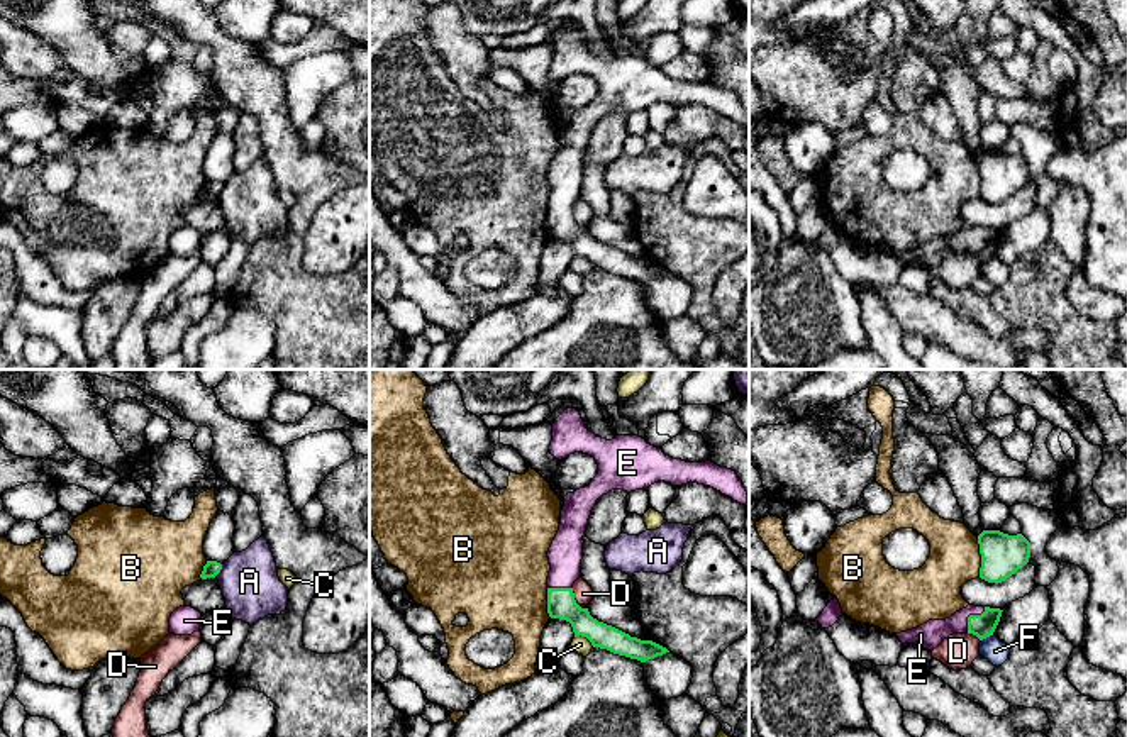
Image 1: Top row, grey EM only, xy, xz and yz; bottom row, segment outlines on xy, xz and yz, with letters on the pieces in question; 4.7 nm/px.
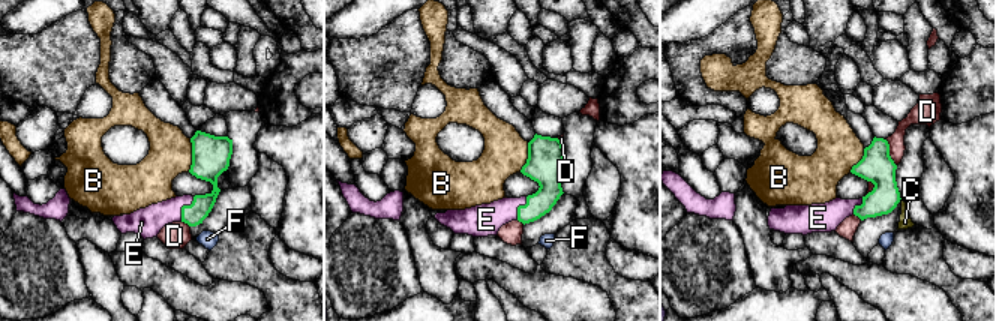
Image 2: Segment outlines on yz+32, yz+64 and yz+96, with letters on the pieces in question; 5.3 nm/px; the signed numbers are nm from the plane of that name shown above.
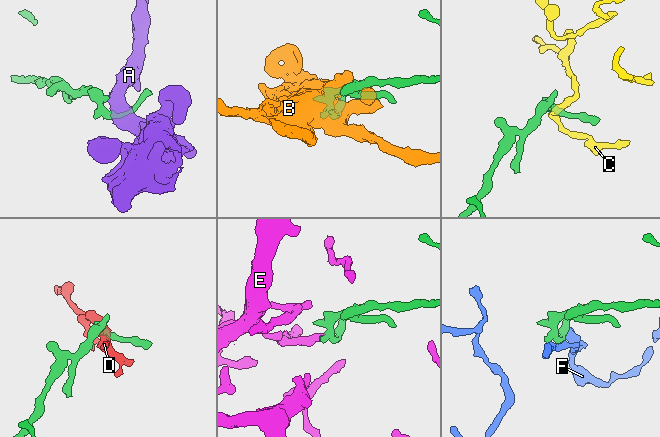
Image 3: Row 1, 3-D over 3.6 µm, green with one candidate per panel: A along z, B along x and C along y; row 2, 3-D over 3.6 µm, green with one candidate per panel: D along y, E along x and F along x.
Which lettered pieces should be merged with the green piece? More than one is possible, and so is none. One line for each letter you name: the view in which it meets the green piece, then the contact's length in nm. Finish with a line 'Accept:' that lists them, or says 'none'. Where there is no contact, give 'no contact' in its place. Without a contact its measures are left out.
E: meets green in yz; contact 160 nm long
Accept: E

